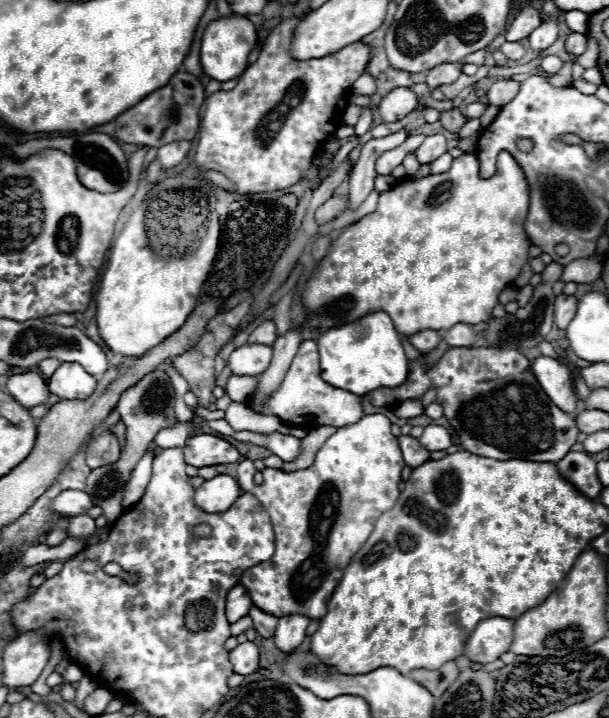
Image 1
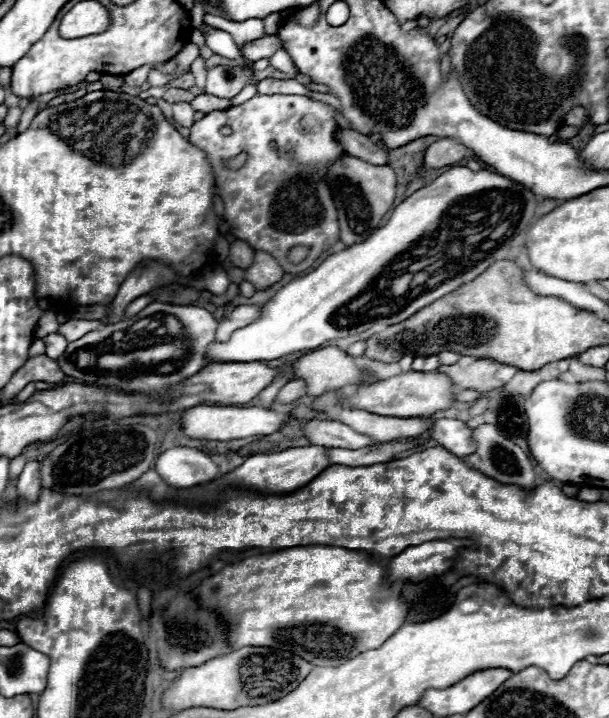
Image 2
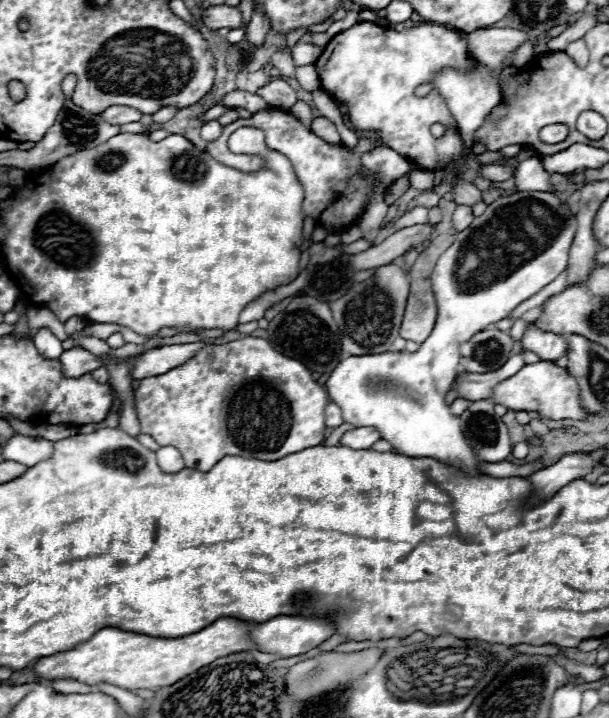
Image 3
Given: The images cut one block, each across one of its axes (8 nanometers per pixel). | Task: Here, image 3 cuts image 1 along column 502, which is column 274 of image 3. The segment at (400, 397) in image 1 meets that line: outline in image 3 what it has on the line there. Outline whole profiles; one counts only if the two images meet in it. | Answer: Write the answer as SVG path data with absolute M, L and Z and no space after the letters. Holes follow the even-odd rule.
M242 338L204 348L186 364L162 376L140 380L134 398L142 434L154 436L160 446L176 446L186 466L200 472L208 472L224 456L278 460L326 440L326 424L322 418L322 410L328 406L326 390L312 378L312 372L302 362L286 358L262 338Z

